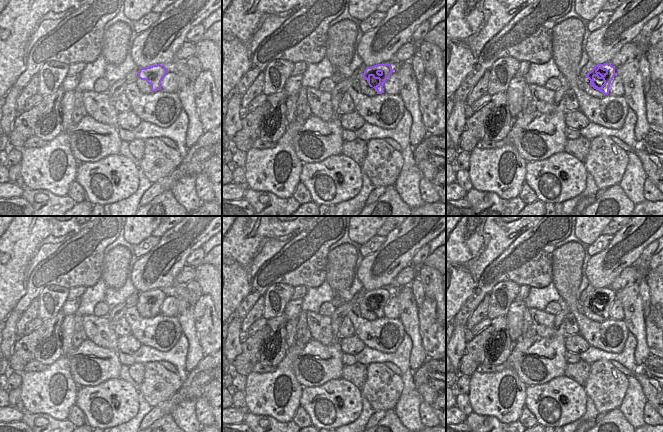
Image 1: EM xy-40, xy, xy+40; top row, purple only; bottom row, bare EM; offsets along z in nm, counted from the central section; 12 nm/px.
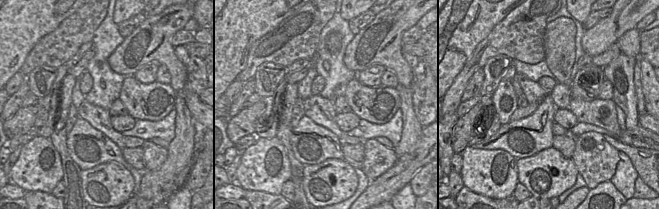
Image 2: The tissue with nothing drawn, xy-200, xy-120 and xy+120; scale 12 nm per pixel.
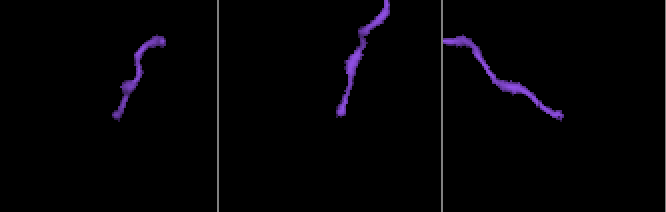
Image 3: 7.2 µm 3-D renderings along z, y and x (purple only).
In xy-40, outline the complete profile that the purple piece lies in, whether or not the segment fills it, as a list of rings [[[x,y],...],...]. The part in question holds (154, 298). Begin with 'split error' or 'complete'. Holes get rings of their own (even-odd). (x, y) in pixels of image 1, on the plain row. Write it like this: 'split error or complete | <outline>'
split error | [[[160,288],[139,293],[136,304],[138,313],[146,319],[160,314],[161,305],[167,297],[166,291]]]

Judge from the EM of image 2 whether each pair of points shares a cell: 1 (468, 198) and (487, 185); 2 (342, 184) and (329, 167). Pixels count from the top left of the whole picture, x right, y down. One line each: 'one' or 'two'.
1: two
2: one

